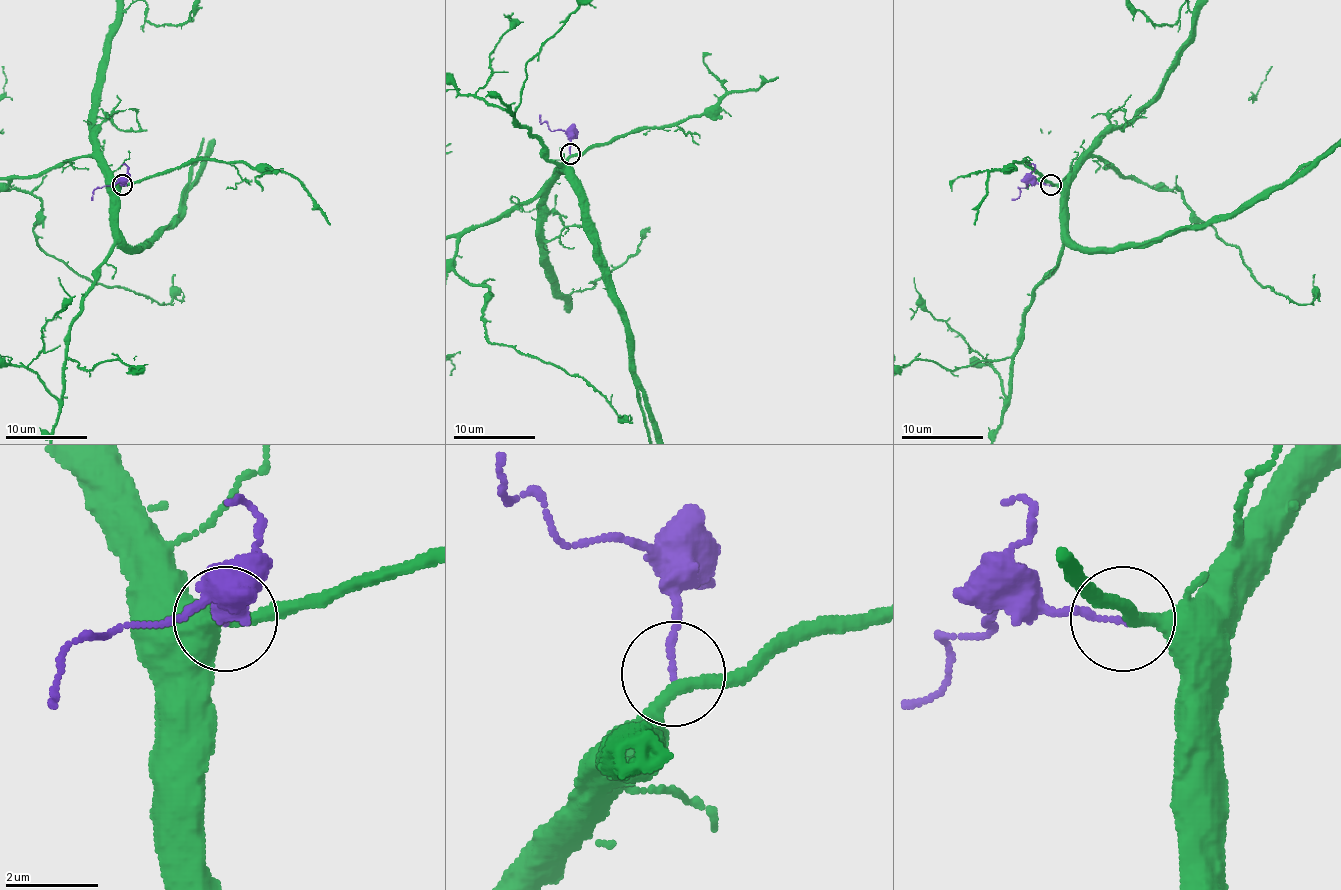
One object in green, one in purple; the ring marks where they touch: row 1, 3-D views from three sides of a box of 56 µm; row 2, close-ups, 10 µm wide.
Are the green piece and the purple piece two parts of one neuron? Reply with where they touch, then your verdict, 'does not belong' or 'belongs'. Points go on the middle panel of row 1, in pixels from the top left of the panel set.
(570, 153) | belongs

